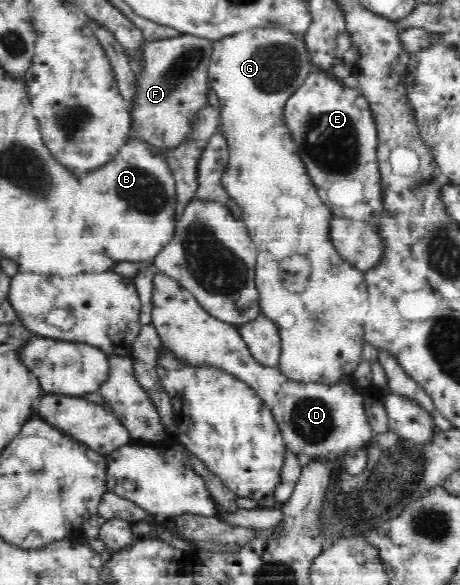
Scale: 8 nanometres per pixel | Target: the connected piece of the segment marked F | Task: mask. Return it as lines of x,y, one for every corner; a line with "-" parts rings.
181,35
177,38
149,41
141,43
138,48
138,57
135,57
133,67
135,69
133,102
130,103
129,112
132,118
132,138
149,145
151,149
163,154
176,152
180,146
192,142
192,132
199,114
209,106
209,92
211,92
208,68
212,55
212,43
191,35

